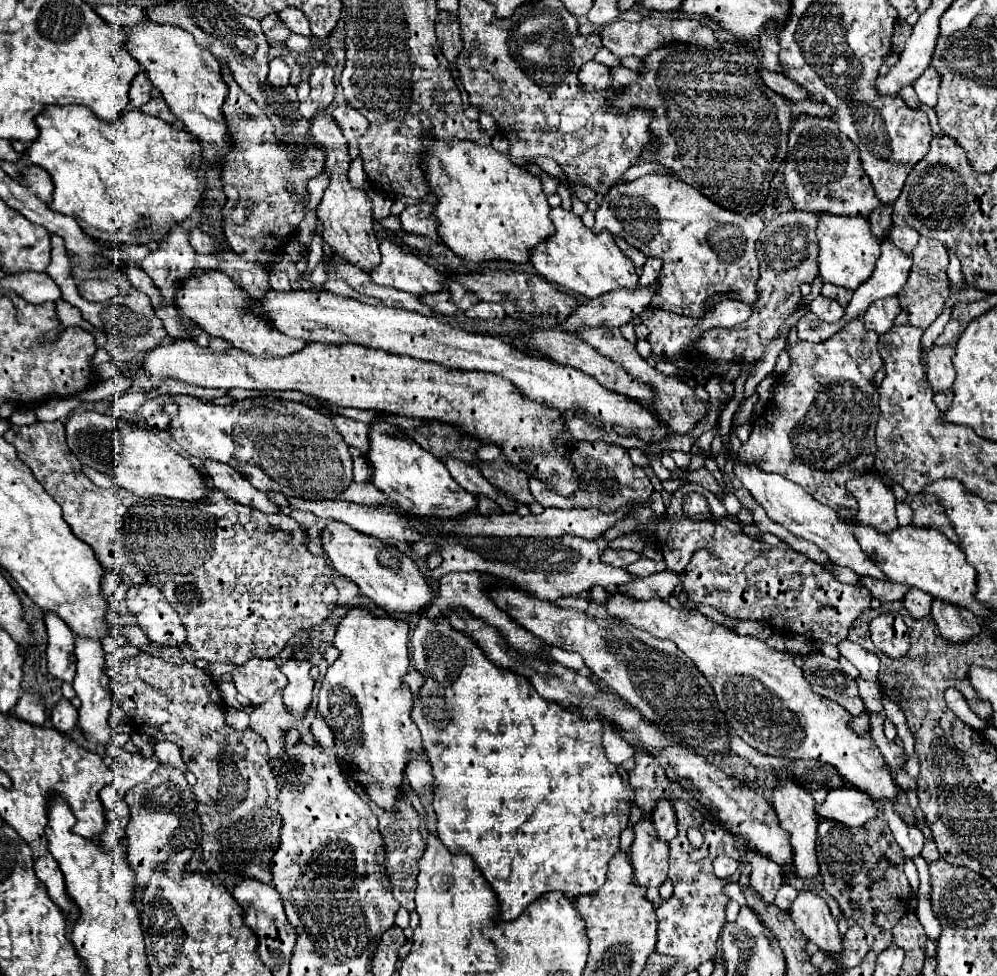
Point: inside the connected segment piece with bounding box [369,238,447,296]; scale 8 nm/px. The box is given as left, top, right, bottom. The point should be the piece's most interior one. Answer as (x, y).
(401, 269)

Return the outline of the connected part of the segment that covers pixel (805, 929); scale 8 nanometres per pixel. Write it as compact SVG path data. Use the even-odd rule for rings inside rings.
M801 890L799 896L793 900L791 916L797 928L821 950L841 950L837 920L831 916L827 902L817 892Z

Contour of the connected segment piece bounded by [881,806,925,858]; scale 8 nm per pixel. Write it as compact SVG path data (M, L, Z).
M881 806L883 810L883 818L887 820L897 844L903 848L905 856L913 858L921 852L923 848L923 832L917 826L907 826L907 822L901 822L901 816L897 814L897 810L893 810L893 806Z

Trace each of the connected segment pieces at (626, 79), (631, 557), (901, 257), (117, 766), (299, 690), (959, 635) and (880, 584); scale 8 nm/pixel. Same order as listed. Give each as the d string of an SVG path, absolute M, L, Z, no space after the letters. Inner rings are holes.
M623 66L611 68L611 74L613 74L613 80L611 80L613 86L627 86L629 82L635 82L639 78L637 72L633 72L629 68L623 68Z
M605 550L601 554L601 560L607 562L609 566L629 566L631 562L637 562L641 558L641 554L633 552L633 550Z
M881 242L881 258L877 260L875 272L853 292L849 306L845 306L843 320L851 322L853 318L861 316L877 298L895 296L907 282L911 264L911 256L899 252L893 242Z
M109 746L107 756L113 760L111 768L121 776L117 778L117 788L115 788L117 798L123 798L127 790L145 782L151 776L151 772L157 770L159 766L159 760L145 758L141 754L131 754L123 746Z
M289 658L281 672L289 678L289 684L283 688L283 702L293 712L293 716L303 716L303 712L311 704L311 690L313 690L313 678L309 676L311 664L307 660L295 660Z
M939 598L931 604L931 618L935 620L941 636L949 642L965 642L981 632L981 620L973 612L941 602Z
M859 578L859 584L865 586L881 604L885 604L885 602L895 602L895 600L903 600L905 592L909 590L909 588L901 586L899 582L877 580L877 578Z

